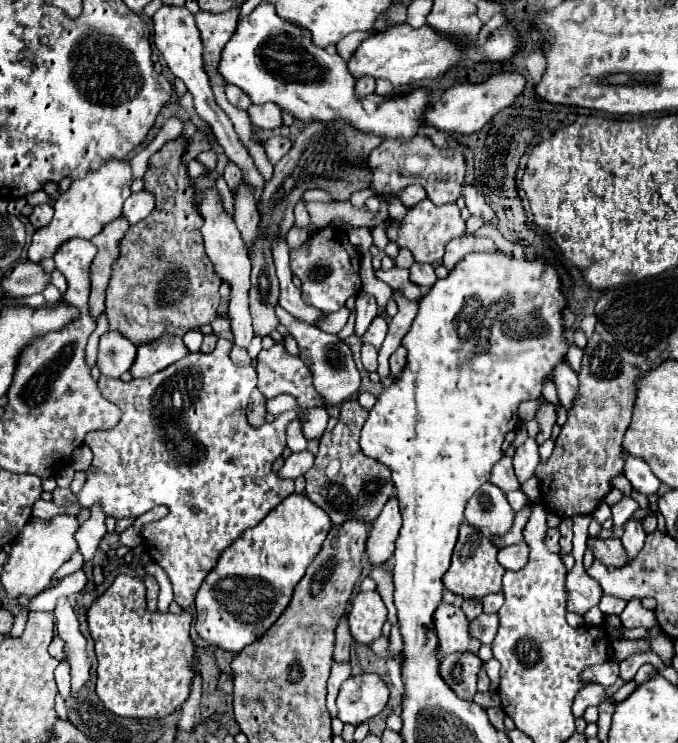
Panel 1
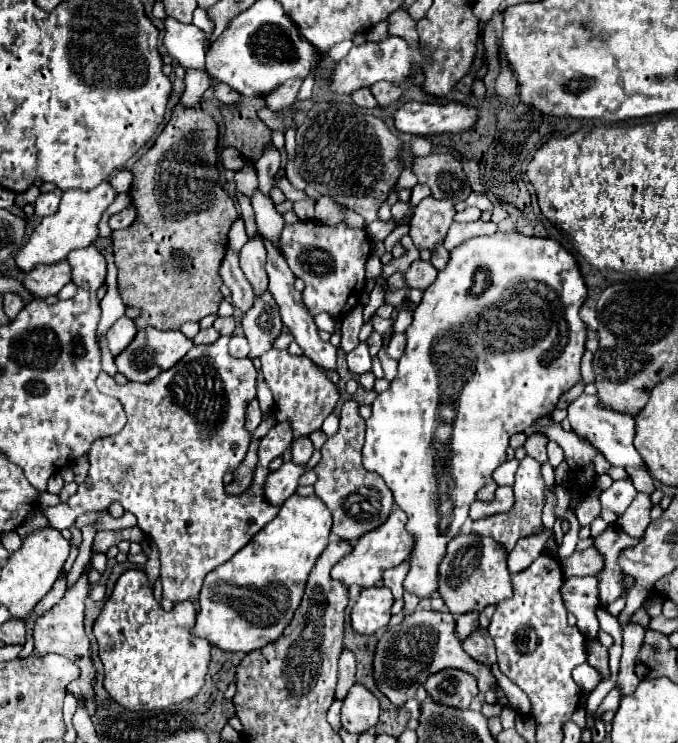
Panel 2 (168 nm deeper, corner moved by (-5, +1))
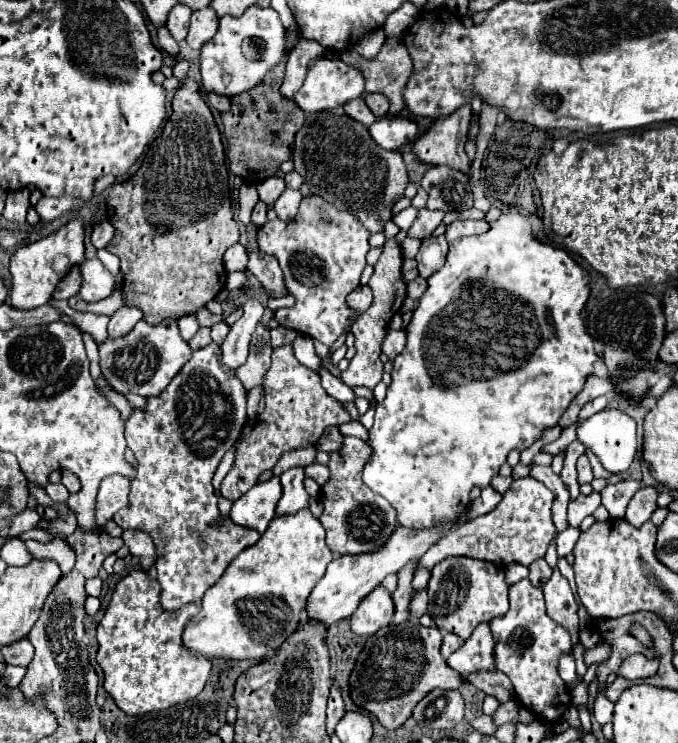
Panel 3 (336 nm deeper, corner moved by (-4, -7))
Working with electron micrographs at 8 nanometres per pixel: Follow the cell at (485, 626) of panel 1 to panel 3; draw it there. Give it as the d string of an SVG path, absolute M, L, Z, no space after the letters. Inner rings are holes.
M494 670L494 672L476 672L476 674L470 674L468 676L470 684L474 684L476 688L480 688L482 692L498 698L498 702L508 702L514 694L514 688L508 680L506 674Z

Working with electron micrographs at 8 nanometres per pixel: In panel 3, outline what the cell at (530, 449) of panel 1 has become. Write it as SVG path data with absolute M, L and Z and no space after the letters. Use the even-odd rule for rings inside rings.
M532 476L518 478L512 482L510 490L504 494L502 502L486 516L468 520L464 524L458 524L450 534L446 534L438 544L434 544L418 562L416 570L426 568L432 570L434 564L448 556L472 556L480 560L494 562L498 566L506 566L510 562L520 562L524 566L530 566L536 558L546 554L546 548L556 534L556 528L552 526L552 492Z

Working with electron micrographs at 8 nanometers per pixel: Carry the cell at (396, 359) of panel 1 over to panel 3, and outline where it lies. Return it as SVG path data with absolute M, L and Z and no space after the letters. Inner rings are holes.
M390 330L388 336L386 336L384 342L382 342L382 352L384 352L390 360L394 360L394 358L404 350L404 344L406 344L406 332L404 332L404 330L400 330L400 332Z

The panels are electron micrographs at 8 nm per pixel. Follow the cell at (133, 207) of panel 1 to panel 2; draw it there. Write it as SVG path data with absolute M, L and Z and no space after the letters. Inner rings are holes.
M129 206L129 208L117 212L117 214L113 214L113 216L109 218L109 228L111 228L111 230L129 228L129 226L133 224L133 220L135 220L135 208Z

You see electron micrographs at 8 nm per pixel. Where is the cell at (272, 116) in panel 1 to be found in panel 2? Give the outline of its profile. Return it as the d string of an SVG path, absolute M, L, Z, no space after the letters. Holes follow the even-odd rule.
M287 80L279 88L275 88L271 94L267 94L267 106L273 112L281 112L283 108L289 108L297 102L297 92L301 88L301 80Z

